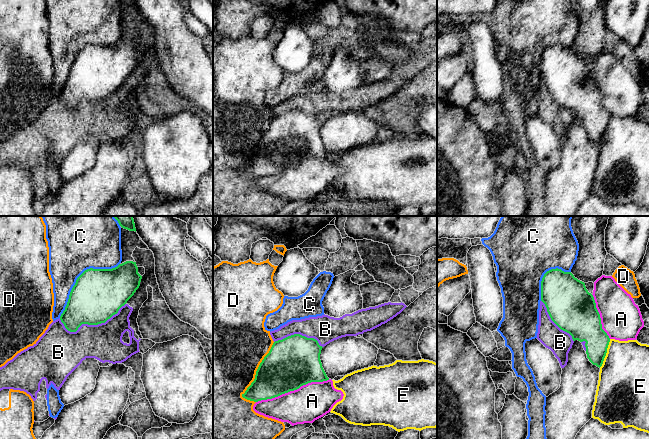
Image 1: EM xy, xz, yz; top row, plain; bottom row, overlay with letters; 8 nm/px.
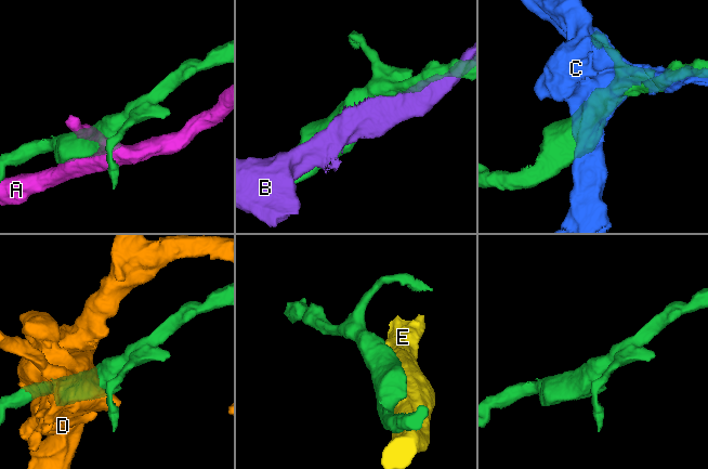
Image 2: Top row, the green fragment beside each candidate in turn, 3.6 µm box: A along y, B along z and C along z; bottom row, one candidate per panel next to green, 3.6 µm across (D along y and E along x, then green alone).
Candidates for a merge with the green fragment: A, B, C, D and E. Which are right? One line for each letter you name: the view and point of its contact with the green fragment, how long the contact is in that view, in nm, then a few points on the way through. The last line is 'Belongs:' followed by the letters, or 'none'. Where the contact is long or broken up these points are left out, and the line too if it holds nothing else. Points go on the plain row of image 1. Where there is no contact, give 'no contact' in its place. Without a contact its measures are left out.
Belongs: none

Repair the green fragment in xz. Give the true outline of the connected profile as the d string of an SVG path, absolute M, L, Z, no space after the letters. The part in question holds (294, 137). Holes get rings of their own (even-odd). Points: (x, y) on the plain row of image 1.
M300 110L288 112L275 117L260 139L254 157L247 164L242 173L258 178L272 175L282 170L299 165L311 158L323 158L329 156L320 136L322 122L314 114L307 114Z

